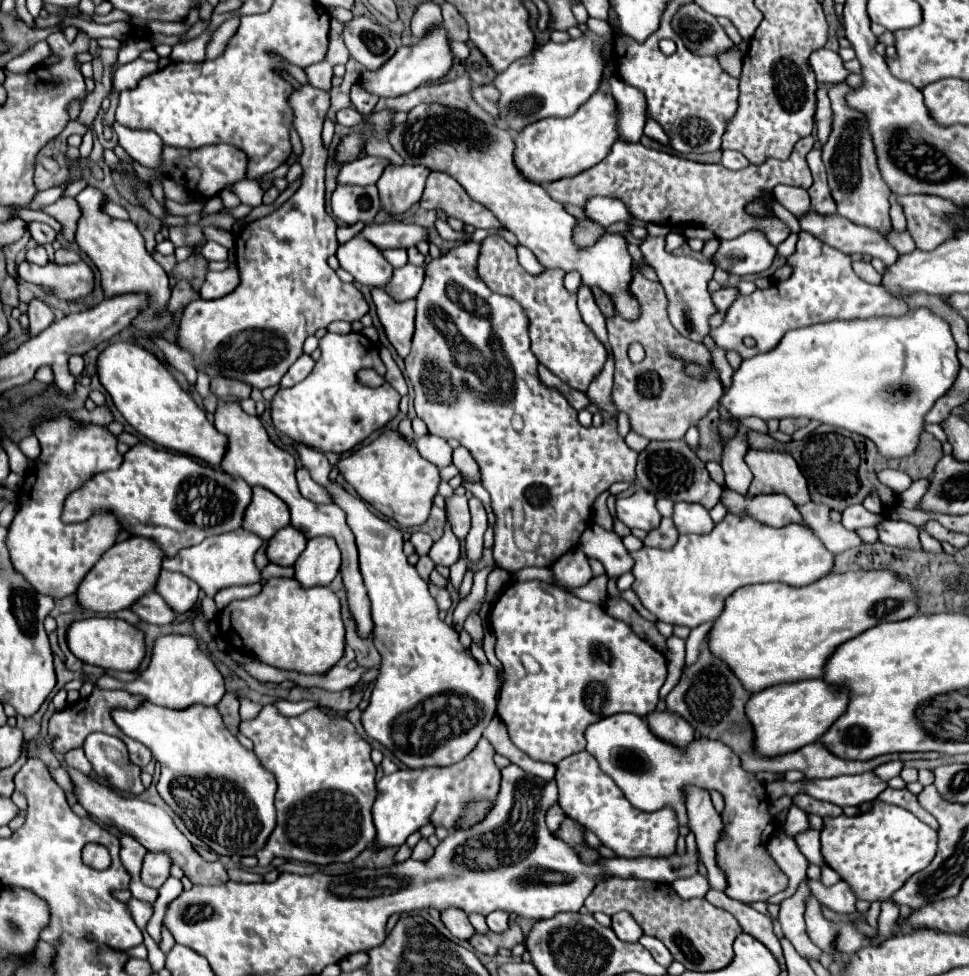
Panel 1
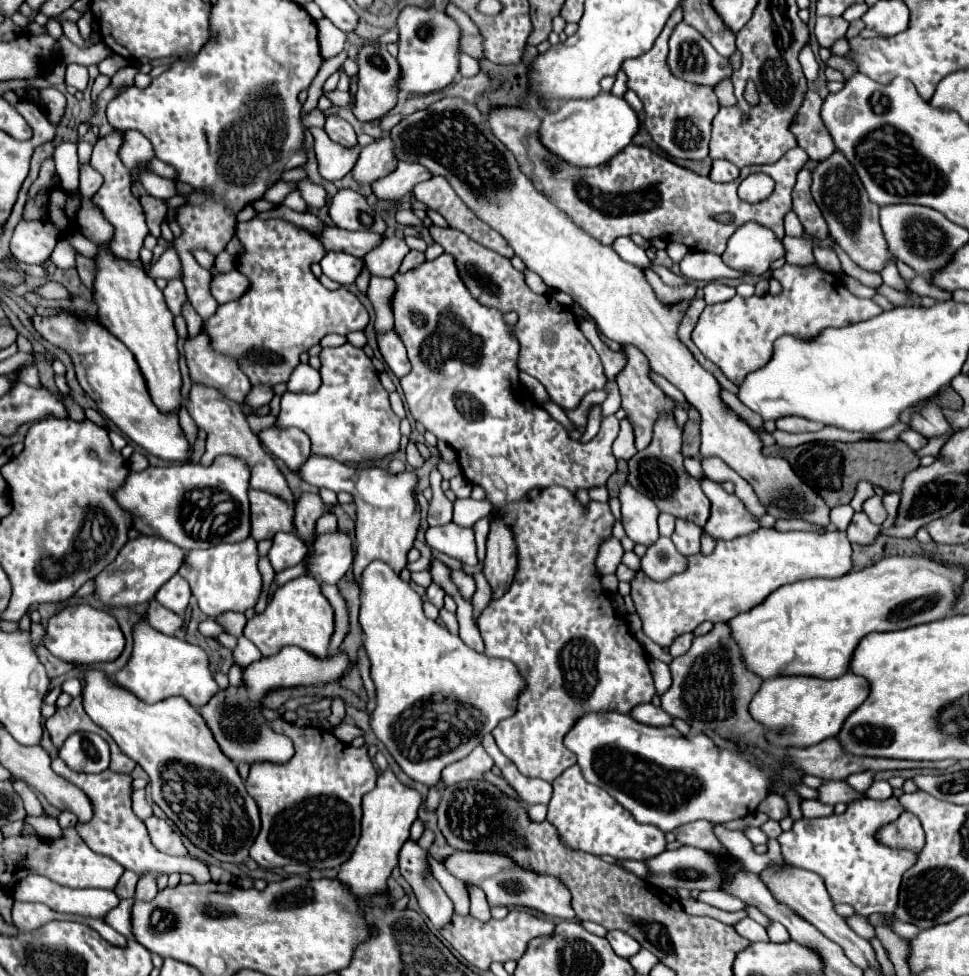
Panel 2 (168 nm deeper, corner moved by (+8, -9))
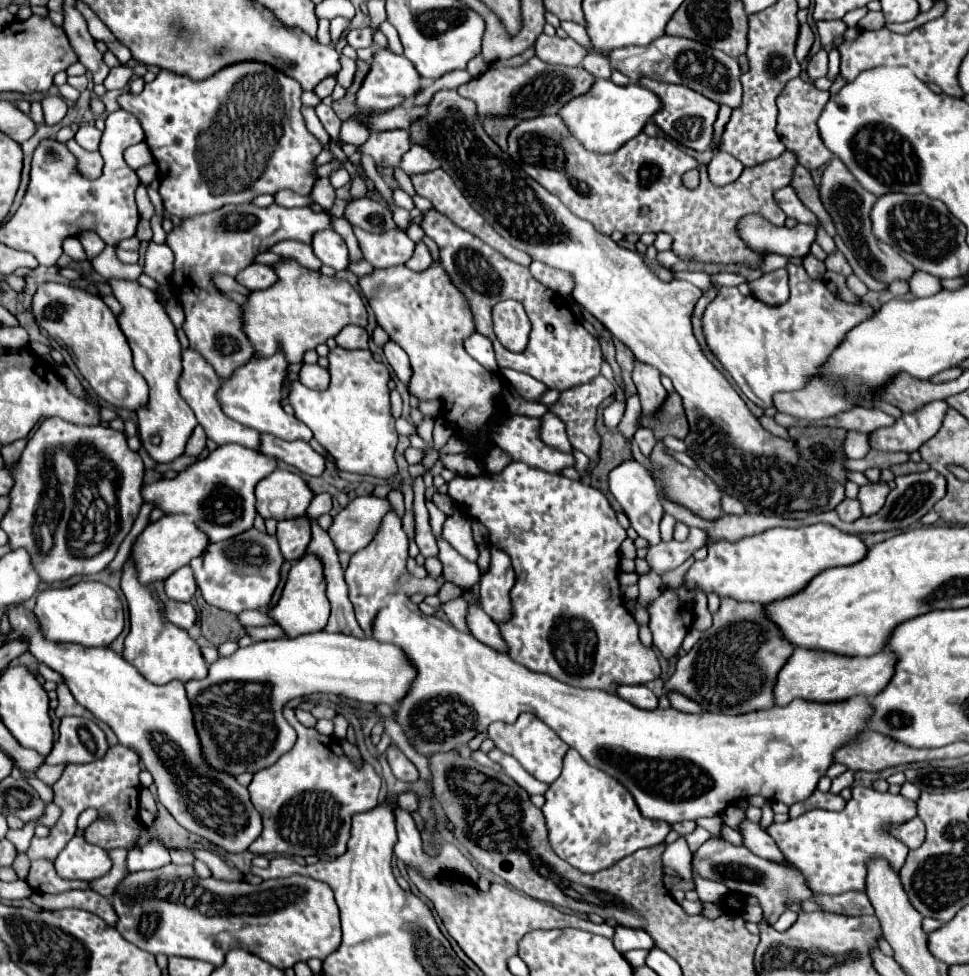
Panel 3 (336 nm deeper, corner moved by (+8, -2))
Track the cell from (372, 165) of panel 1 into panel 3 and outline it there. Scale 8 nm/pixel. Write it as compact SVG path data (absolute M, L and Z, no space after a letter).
M386 130L386 132L372 132L370 138L356 150L356 156L368 154L374 158L376 166L380 168L396 168L400 158L412 146L408 130Z

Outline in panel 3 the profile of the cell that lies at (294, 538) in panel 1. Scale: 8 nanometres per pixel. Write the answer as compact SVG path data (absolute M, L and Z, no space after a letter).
M292 518L278 522L276 532L280 552L284 554L284 560L298 560L304 556L306 546L310 542L310 530L308 530L308 518Z

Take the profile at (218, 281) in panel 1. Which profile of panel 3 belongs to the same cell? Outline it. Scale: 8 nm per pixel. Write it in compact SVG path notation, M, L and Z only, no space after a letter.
M250 264L242 272L236 274L236 282L248 290L264 290L276 282L276 274L274 274L272 266Z

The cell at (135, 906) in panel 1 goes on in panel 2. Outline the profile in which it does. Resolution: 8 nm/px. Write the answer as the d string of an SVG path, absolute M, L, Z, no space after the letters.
M56 757L52 761L52 769L62 775L64 779L68 779L72 785L76 785L78 789L82 789L86 793L86 797L92 801L92 809L94 809L94 817L90 823L84 825L76 825L78 835L82 837L82 841L98 855L106 855L112 857L114 861L118 861L124 869L130 869L134 873L140 873L140 881L136 887L136 897L134 899L126 899L122 901L116 909L112 909L106 916L106 923L110 923L116 931L124 933L124 937L134 939L132 935L132 925L130 925L130 907L136 899L140 901L152 901L158 893L156 887L156 877L160 873L190 873L198 883L206 883L210 881L210 871L208 865L202 863L200 859L192 857L192 855L184 855L184 857L176 857L176 855L166 855L162 851L158 851L146 831L146 825L134 815L132 811L132 803L130 803L130 793L132 793L132 777L124 775L124 773L112 773L112 769L106 769L102 773L86 774L78 773L78 771L60 771L64 769L60 763L60 757Z

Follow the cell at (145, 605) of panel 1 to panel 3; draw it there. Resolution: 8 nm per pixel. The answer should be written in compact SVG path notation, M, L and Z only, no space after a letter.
M174 600L164 602L164 616L170 624L174 624L182 630L190 630L196 622L196 610L192 608L192 604L174 602Z

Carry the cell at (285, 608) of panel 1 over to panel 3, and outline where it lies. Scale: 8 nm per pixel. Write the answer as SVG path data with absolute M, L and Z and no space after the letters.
M310 554L302 556L290 568L286 586L282 590L282 598L268 612L268 618L272 618L276 622L276 626L280 626L286 632L288 638L292 638L292 636L324 630L328 616L330 616L330 602L326 598L326 582L324 582L320 560L316 556L310 556Z

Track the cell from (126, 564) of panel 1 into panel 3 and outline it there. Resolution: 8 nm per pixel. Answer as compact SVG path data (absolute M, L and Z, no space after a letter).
M164 516L164 518L156 520L156 522L150 522L138 534L138 538L132 544L130 558L136 564L136 572L138 572L140 584L148 586L148 584L152 584L156 580L166 580L178 568L188 566L190 560L200 556L206 546L208 546L208 540L204 538L204 534L200 534L200 530L196 530L196 526L190 522L190 518Z

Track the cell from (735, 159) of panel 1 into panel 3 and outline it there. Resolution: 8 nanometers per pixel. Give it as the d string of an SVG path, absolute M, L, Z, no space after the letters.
M716 152L708 164L708 176L716 186L724 186L736 180L742 174L742 170L744 170L742 162L724 152Z

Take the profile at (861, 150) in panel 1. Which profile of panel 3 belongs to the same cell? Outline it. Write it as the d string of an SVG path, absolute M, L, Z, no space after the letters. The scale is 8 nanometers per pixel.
M832 158L830 164L826 166L824 174L822 174L822 182L818 186L820 192L820 200L826 208L826 212L832 216L832 222L838 230L838 236L844 240L844 244L852 250L852 254L856 256L858 264L876 280L890 284L892 280L900 278L900 280L908 280L914 272L914 266L910 262L906 262L904 258L900 258L900 254L896 254L896 250L892 246L888 246L886 242L880 242L874 232L872 232L872 220L870 220L870 210L876 202L876 196L868 190L864 190L860 186L860 182L852 176L852 172L844 166L844 162L840 162L838 158Z

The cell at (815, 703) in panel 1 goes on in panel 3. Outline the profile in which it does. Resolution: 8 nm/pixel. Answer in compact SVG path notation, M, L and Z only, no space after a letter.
M794 650L788 662L778 672L776 684L774 684L774 704L776 706L788 706L792 700L810 700L810 702L844 702L854 696L876 696L892 678L894 672L894 656L888 652L880 652L868 658L844 658L838 654L816 654L810 650Z

